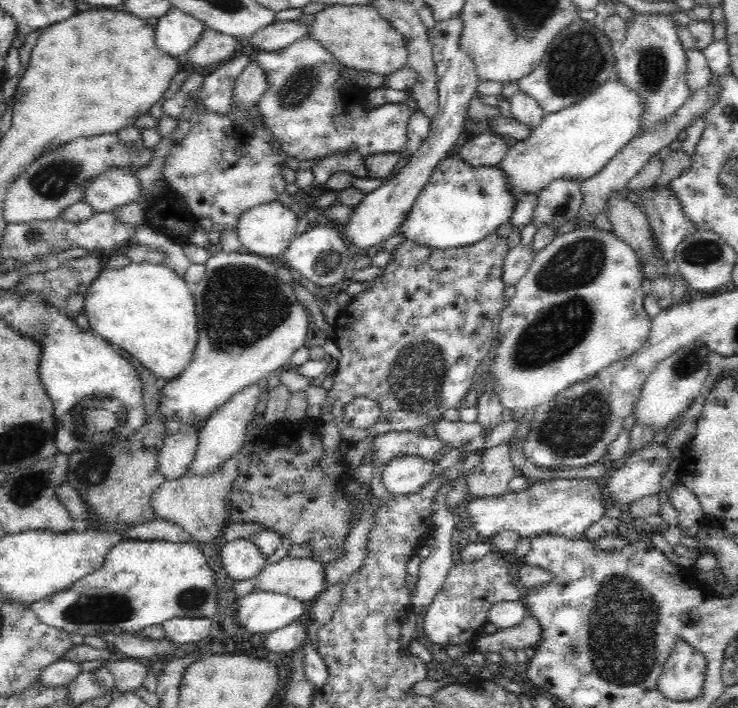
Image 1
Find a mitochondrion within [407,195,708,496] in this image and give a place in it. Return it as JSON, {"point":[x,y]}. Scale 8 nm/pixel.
{"point":[574,267]}

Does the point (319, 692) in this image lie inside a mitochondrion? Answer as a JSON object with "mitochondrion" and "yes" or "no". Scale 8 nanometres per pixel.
{"mitochondrion":"no"}

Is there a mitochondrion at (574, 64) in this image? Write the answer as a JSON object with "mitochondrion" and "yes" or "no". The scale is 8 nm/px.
{"mitochondrion":"yes"}

